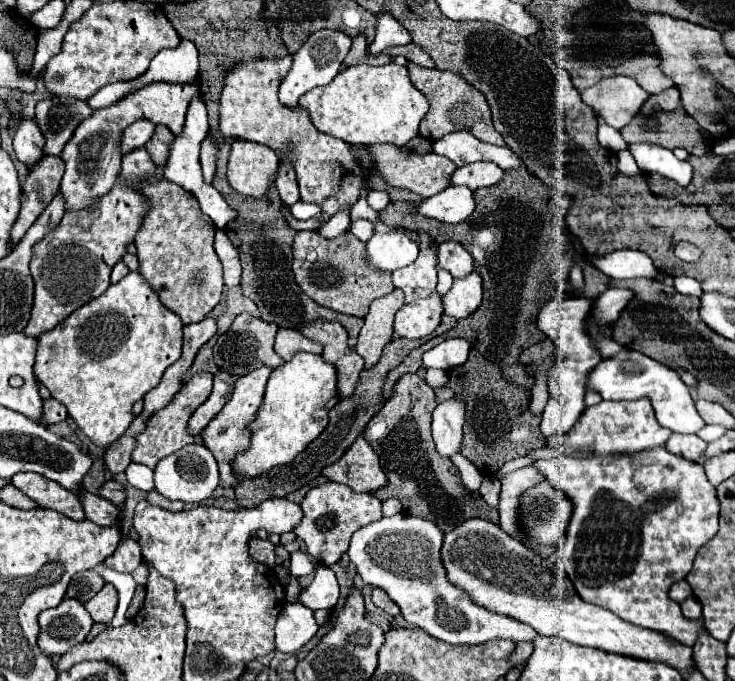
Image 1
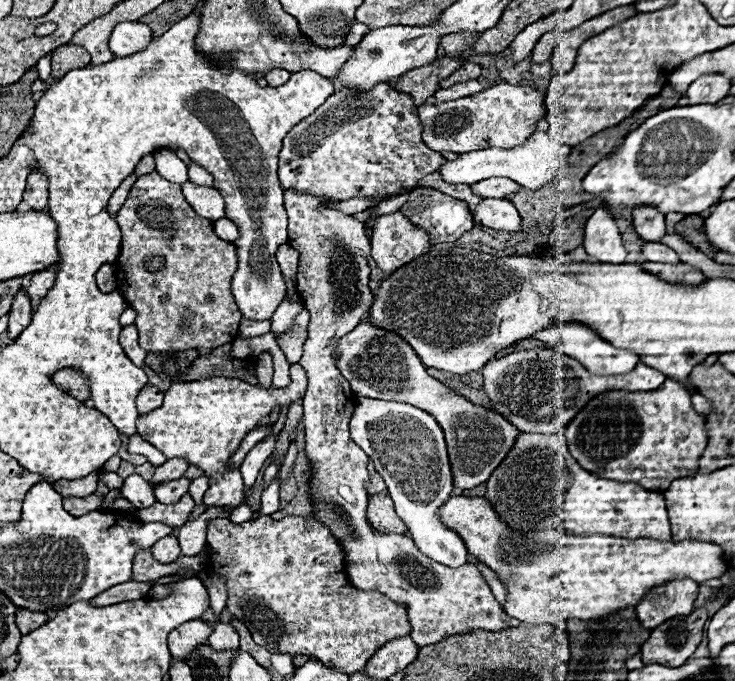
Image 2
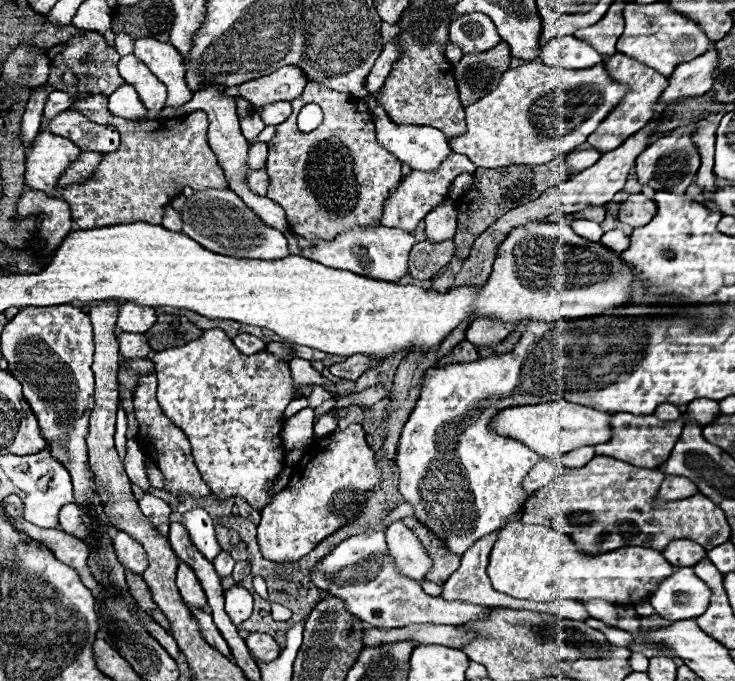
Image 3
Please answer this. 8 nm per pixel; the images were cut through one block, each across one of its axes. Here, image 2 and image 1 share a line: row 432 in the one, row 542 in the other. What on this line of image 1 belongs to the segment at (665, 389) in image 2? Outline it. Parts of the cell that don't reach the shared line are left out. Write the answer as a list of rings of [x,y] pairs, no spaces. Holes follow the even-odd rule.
[[[662,446],[634,454],[590,456],[582,460],[537,460],[533,466],[548,476],[548,482],[558,494],[564,494],[574,504],[558,568],[568,574],[580,598],[608,608],[626,622],[668,634],[686,646],[694,646],[704,622],[684,618],[680,605],[668,598],[668,590],[675,582],[686,578],[700,546],[718,532],[718,496],[716,488],[706,478],[704,466],[670,454]]]

